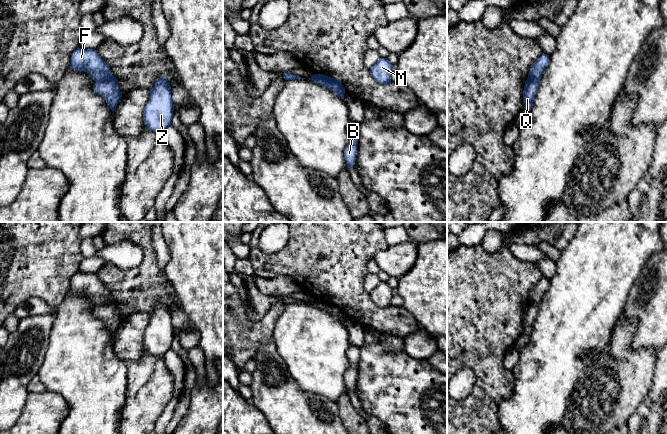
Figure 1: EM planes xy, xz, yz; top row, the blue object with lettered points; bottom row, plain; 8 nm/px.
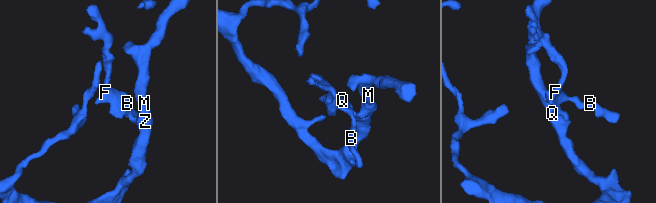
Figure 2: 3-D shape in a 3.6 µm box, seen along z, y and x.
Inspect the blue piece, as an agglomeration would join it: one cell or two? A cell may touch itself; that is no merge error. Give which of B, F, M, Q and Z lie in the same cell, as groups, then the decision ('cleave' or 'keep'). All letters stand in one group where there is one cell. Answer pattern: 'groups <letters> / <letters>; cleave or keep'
groups B F / M Q Z; cleave

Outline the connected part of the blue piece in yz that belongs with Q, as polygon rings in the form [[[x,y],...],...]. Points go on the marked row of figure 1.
[[[527,79],[523,90],[523,105],[528,111],[533,106],[533,101],[539,87],[539,81],[534,79]]]

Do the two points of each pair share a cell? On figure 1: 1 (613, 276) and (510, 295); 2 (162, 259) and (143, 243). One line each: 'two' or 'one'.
1: two
2: two

